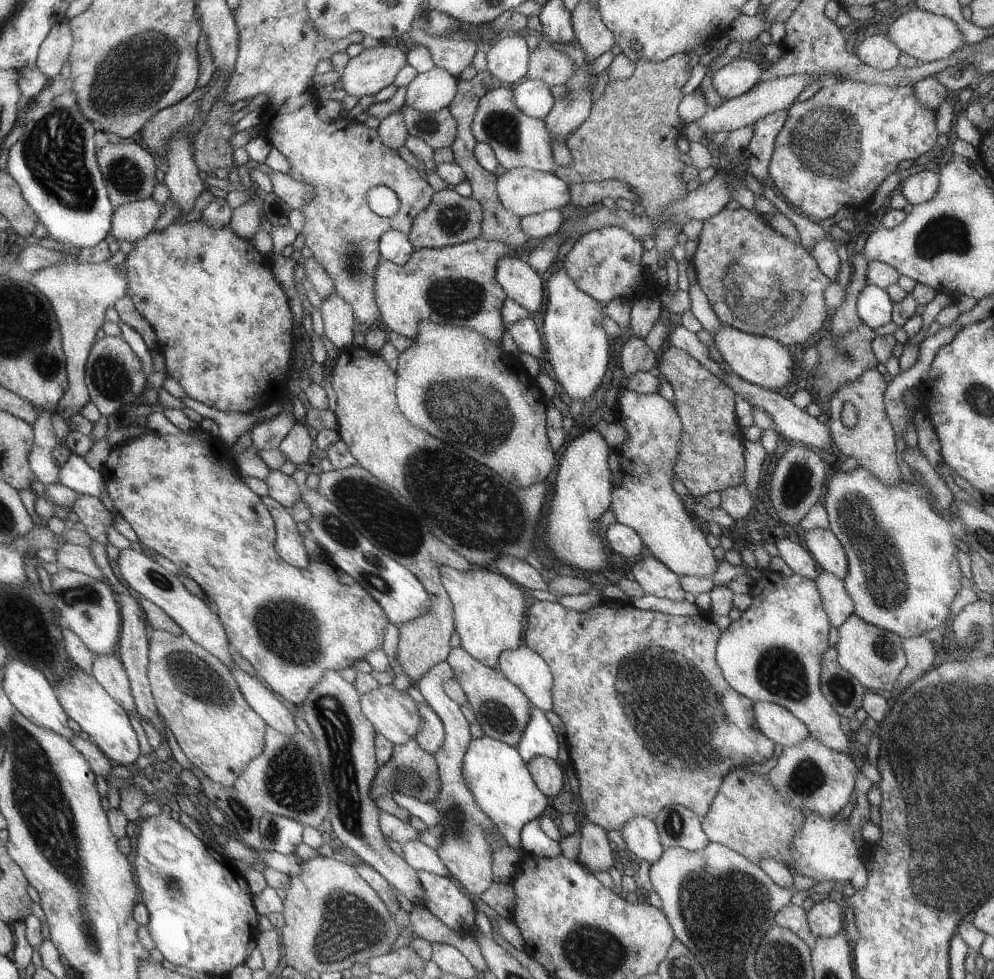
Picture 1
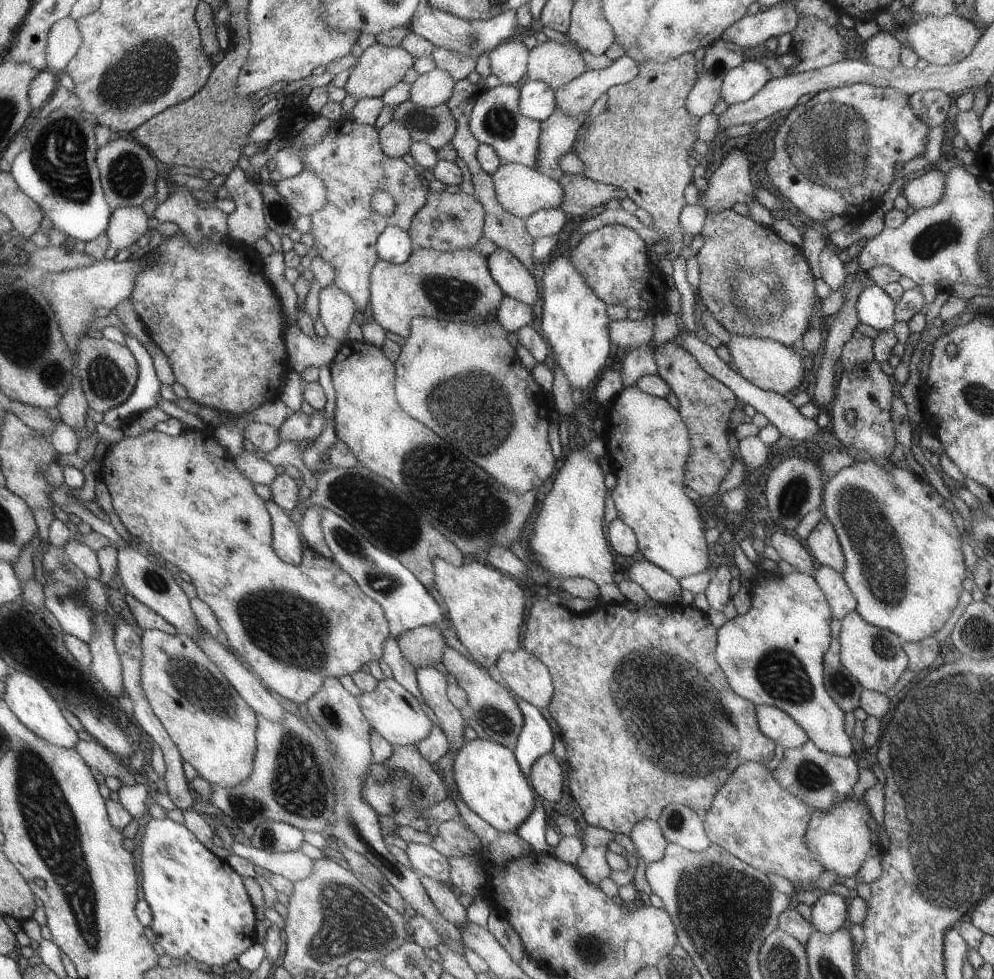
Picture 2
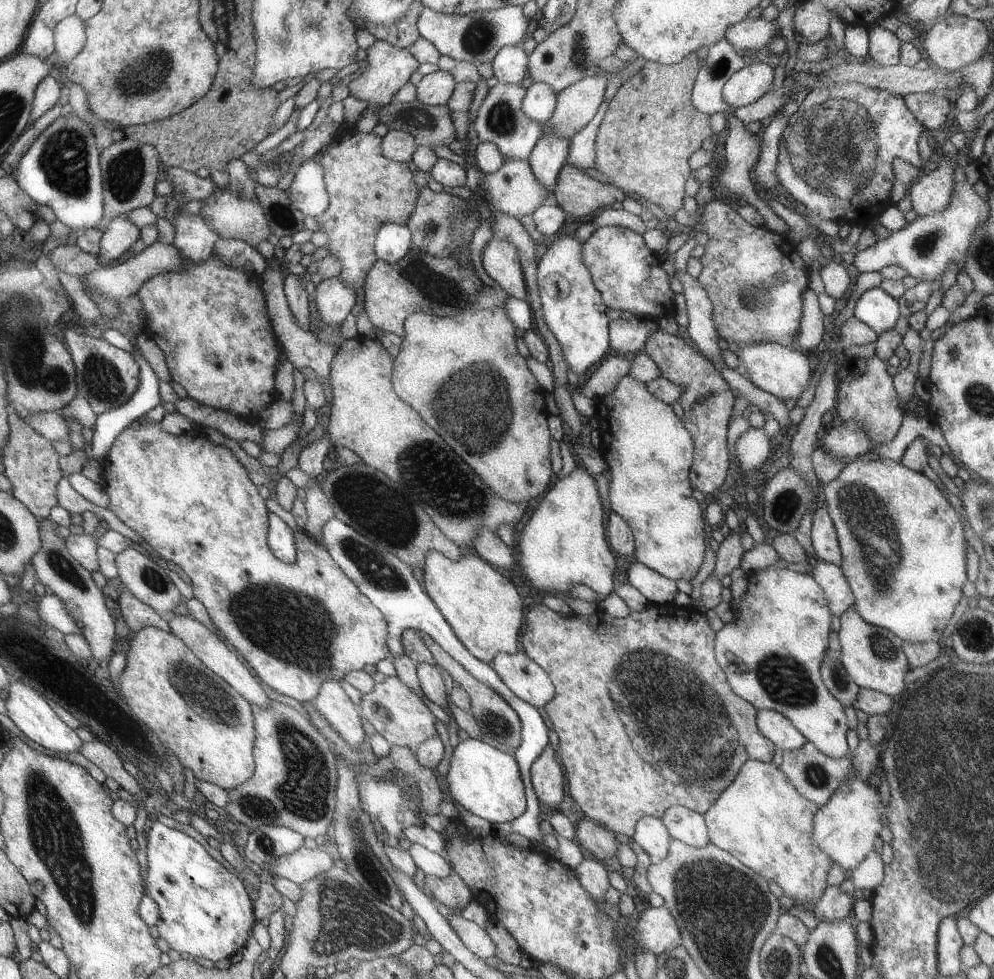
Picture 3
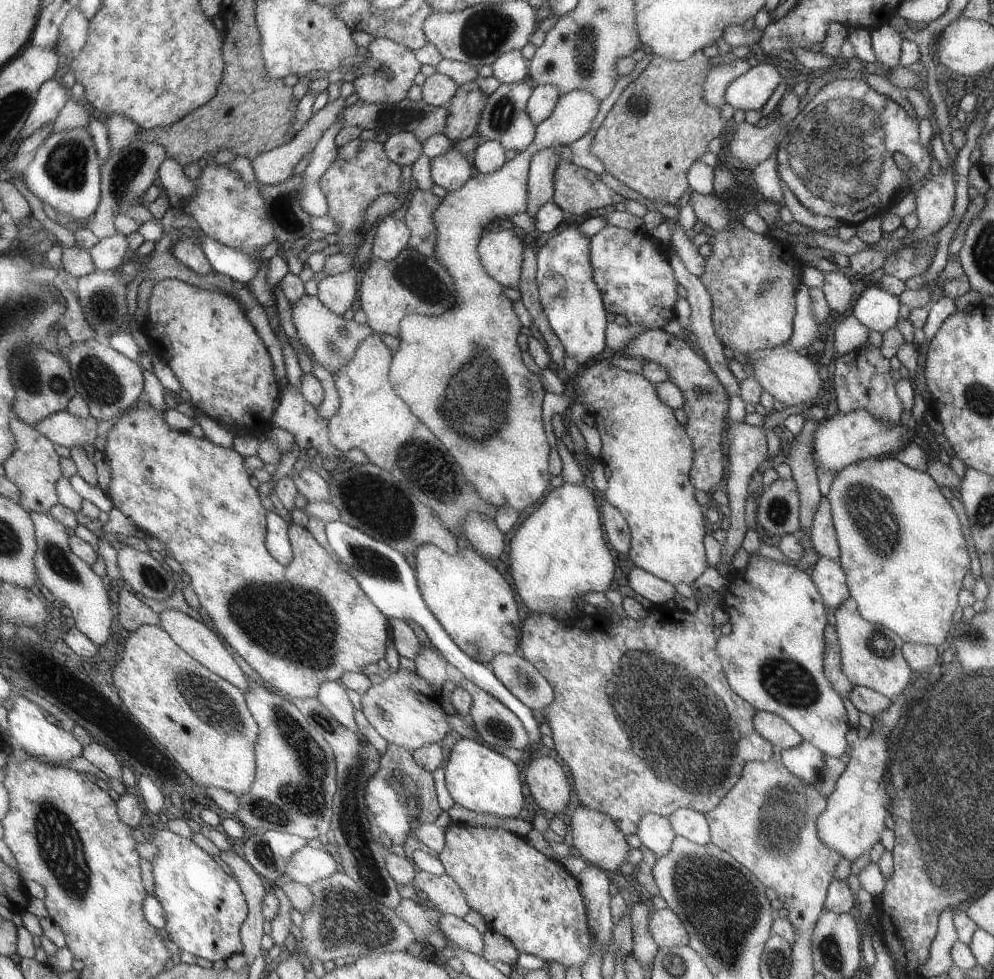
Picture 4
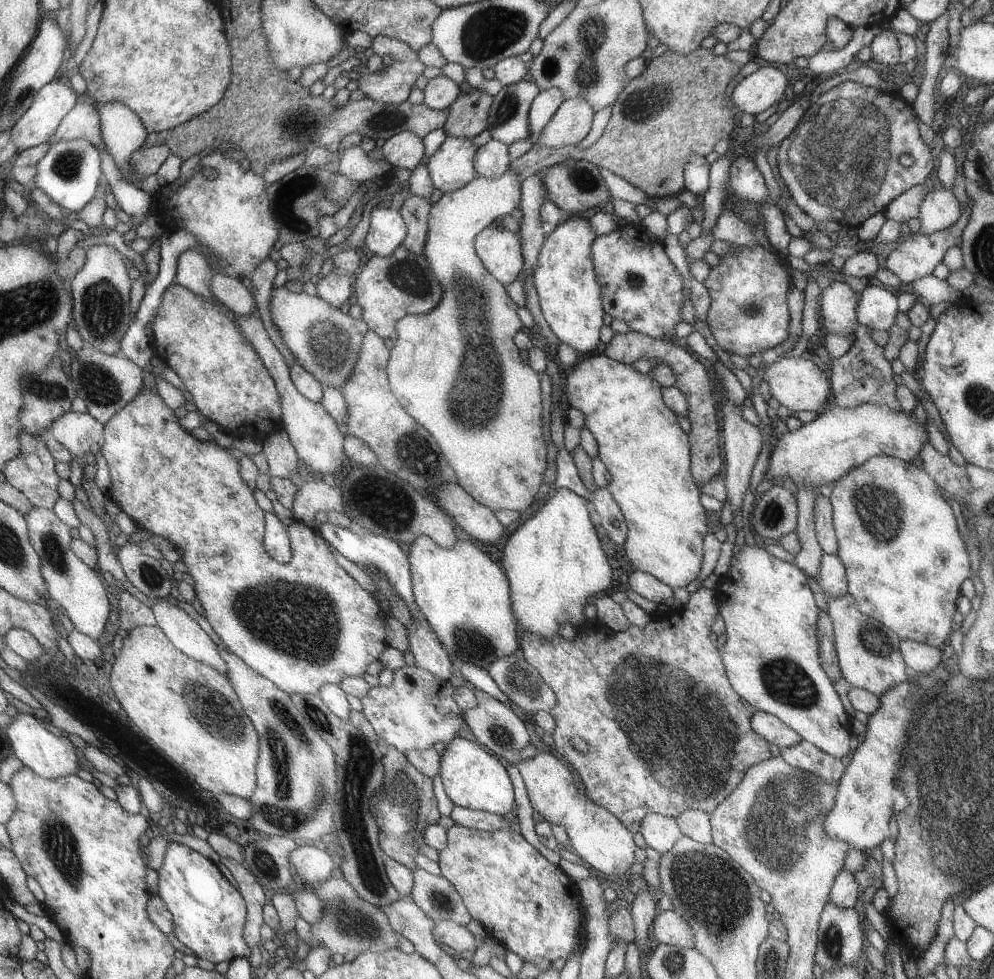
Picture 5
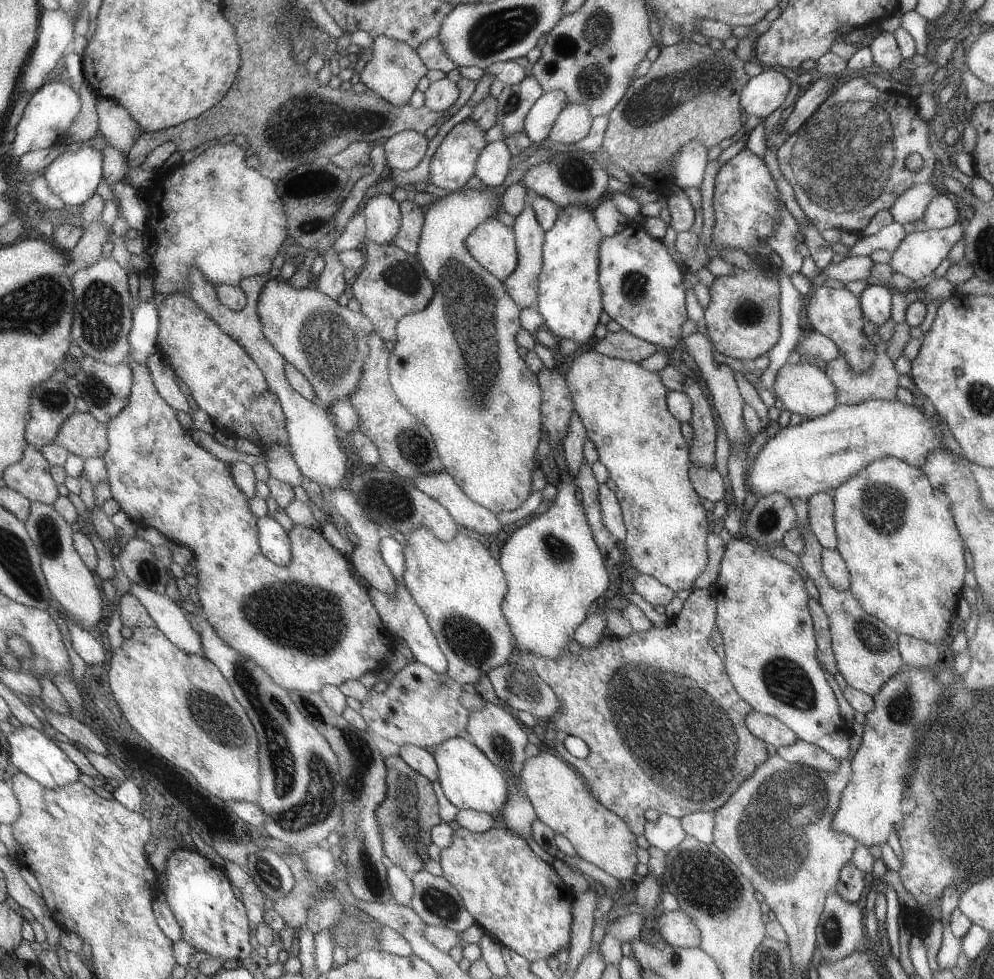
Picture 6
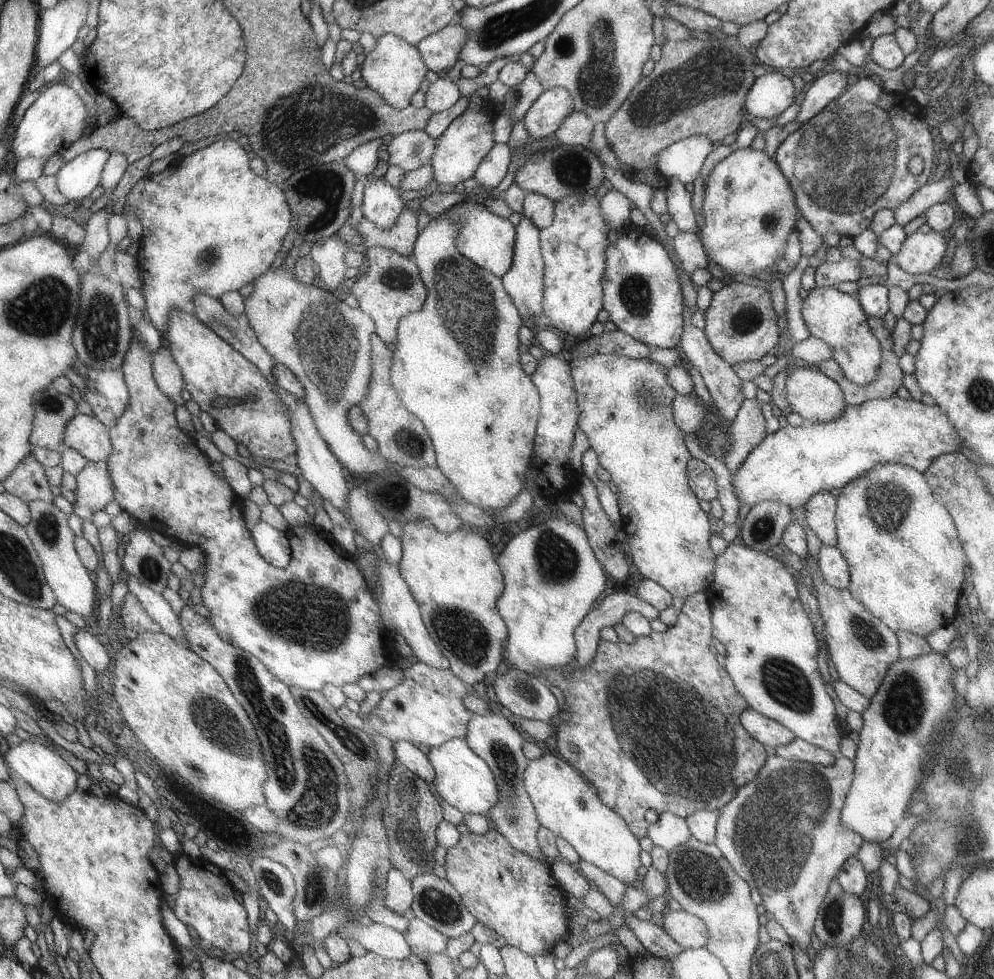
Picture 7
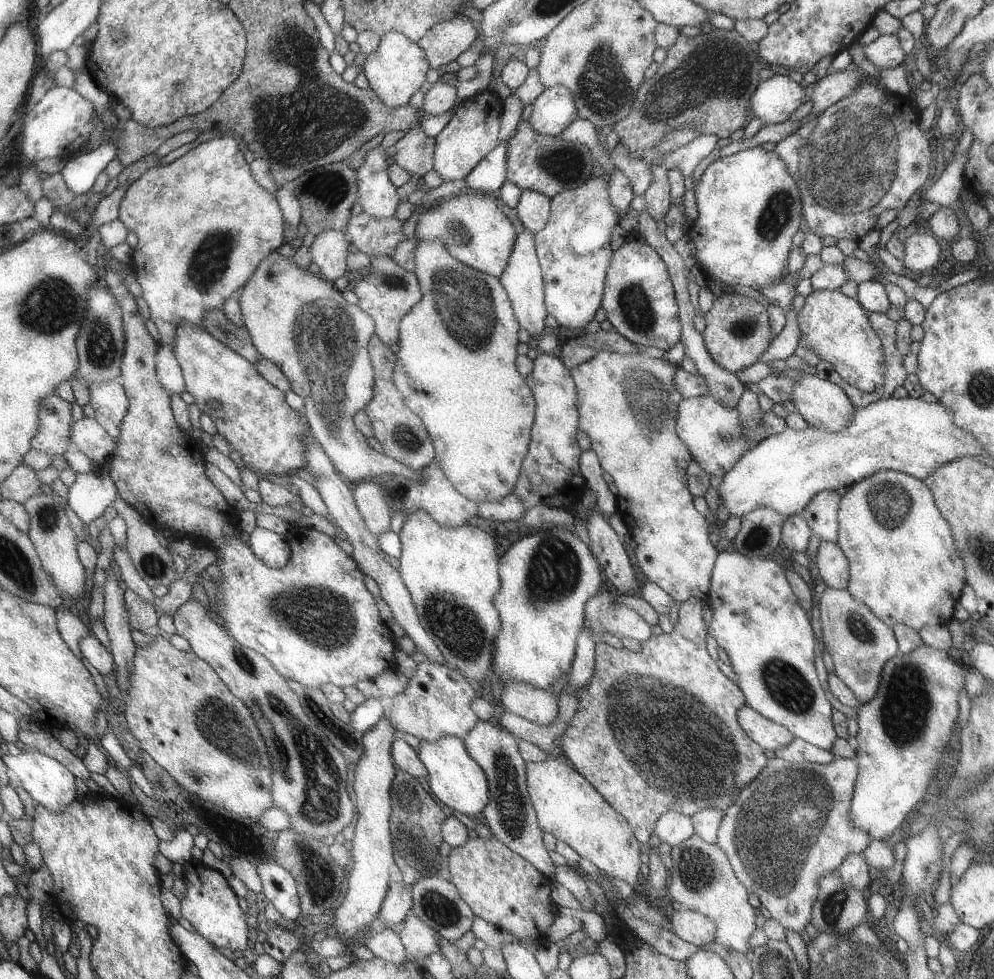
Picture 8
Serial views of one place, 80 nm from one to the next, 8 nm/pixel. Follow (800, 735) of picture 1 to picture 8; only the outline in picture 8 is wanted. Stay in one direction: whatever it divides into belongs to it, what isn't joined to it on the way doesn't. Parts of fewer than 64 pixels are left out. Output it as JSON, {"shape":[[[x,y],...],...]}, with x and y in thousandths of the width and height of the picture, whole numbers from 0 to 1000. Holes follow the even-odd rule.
{"shape":[[[747,718],[740,727],[744,743],[752,749],[754,756],[770,766],[782,766],[797,758],[799,753],[793,745],[766,731],[755,721]]]}

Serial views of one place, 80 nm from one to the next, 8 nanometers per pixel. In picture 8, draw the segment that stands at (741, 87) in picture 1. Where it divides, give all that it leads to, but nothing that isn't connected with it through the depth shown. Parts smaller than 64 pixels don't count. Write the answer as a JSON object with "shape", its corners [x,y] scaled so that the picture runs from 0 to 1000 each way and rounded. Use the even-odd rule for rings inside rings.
{"shape":[[[779,77],[765,84],[755,99],[756,118],[767,123],[770,128],[786,126],[808,106],[810,92],[792,78]]]}

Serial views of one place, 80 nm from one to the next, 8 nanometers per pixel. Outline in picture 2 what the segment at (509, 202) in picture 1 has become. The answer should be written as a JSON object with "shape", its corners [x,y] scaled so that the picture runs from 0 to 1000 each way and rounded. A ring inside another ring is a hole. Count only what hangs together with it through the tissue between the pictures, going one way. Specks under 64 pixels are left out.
{"shape":[[[508,166],[494,179],[500,206],[514,219],[523,224],[529,224],[539,215],[562,210],[566,195],[563,188],[548,179],[539,172],[520,166]]]}

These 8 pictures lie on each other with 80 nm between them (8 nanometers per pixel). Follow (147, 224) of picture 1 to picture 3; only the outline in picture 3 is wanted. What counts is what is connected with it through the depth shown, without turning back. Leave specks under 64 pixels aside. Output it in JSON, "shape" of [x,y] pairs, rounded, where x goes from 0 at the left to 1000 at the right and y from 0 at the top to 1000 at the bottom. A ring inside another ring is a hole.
{"shape":[[[126,218],[117,221],[106,235],[98,264],[110,271],[126,265],[132,258],[132,251],[142,243],[142,235]]]}

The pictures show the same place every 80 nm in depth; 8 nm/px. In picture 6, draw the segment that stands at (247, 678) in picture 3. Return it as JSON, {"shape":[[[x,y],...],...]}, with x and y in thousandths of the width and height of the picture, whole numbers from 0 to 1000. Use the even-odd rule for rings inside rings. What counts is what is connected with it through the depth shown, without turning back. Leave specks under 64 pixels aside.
{"shape":[[[133,596],[130,605],[140,610],[149,621],[159,640],[186,666],[206,669],[201,648],[188,631],[188,625],[176,617],[170,609],[150,603],[138,596]]]}

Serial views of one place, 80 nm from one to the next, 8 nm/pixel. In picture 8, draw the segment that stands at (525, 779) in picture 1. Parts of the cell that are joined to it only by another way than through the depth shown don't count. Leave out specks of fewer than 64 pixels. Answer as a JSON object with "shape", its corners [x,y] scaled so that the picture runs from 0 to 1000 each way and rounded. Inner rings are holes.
{"shape":[[[450,751],[439,757],[422,757],[418,766],[426,782],[429,782],[431,795],[428,800],[432,809],[435,809],[444,821],[470,835],[485,828],[492,815],[491,794],[488,793],[487,785],[471,771],[467,758],[462,753]]]}

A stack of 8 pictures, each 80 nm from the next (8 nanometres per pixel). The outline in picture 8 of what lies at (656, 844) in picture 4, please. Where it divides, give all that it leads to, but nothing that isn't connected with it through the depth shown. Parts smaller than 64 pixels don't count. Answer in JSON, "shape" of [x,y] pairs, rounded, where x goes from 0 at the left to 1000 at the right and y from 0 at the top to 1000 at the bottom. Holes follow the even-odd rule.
{"shape":[[[671,828],[660,838],[658,852],[663,860],[668,860],[674,865],[691,858],[697,852],[696,840],[694,834]]]}

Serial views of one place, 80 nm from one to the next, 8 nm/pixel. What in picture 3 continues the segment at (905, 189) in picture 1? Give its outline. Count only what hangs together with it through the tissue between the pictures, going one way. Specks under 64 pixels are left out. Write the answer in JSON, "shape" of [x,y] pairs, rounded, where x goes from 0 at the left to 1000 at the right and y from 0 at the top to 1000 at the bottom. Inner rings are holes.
{"shape":[[[956,162],[944,169],[935,178],[926,178],[912,190],[911,199],[923,221],[947,217],[956,207],[960,191],[960,169]]]}

